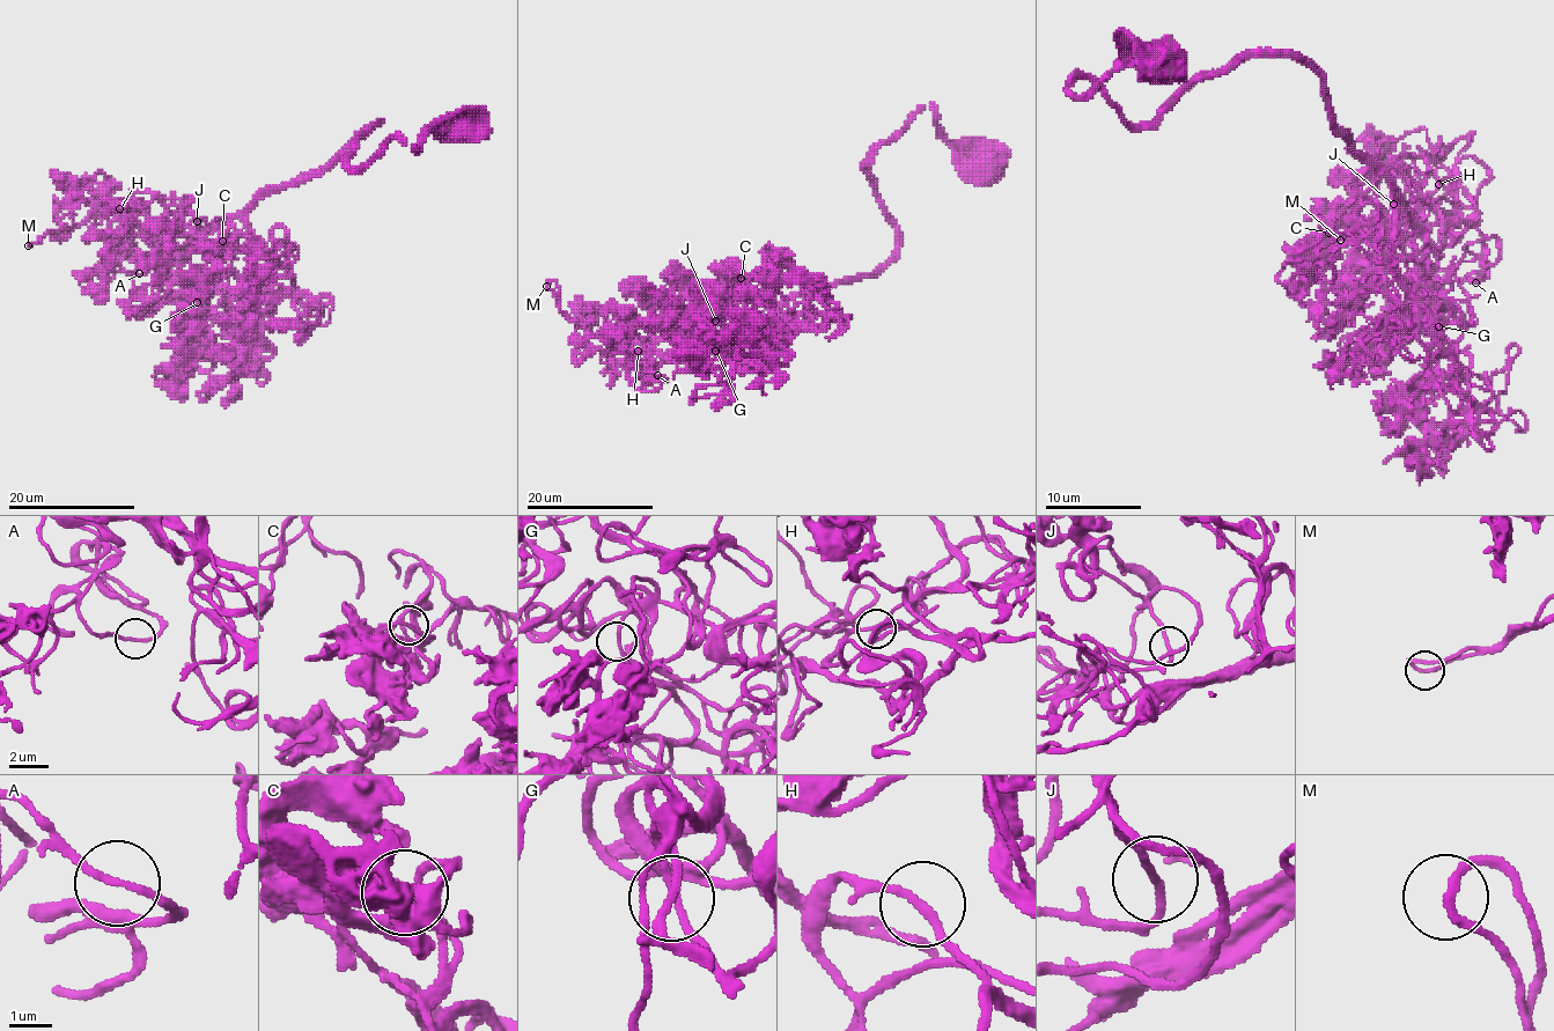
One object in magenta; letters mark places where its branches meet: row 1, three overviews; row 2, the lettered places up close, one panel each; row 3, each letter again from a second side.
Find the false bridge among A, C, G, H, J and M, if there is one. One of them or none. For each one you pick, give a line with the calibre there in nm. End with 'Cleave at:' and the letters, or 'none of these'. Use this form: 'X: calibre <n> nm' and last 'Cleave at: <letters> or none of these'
Cleave at: none of these

